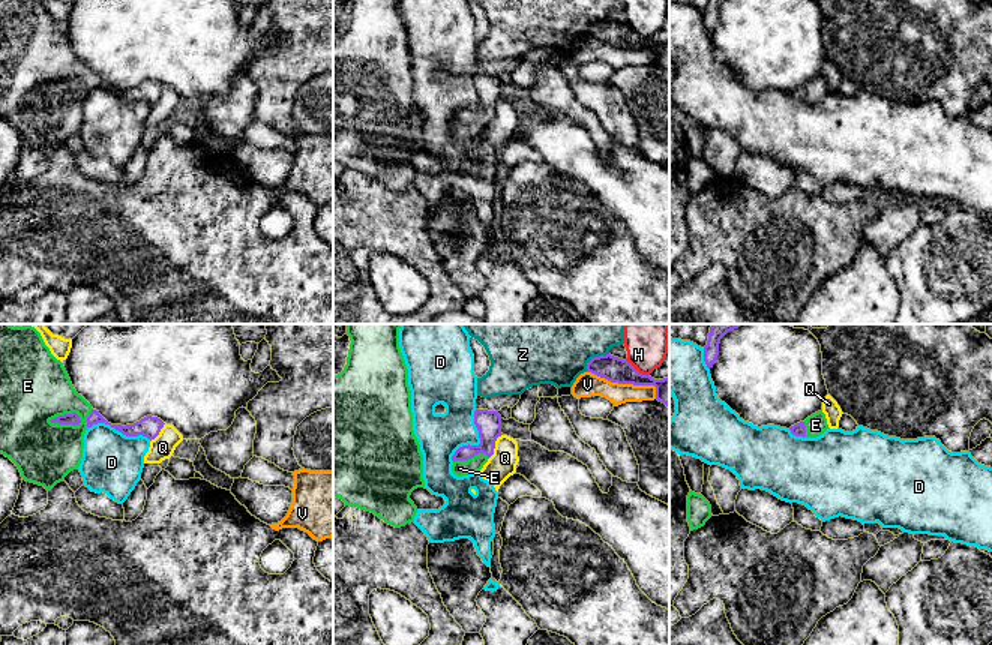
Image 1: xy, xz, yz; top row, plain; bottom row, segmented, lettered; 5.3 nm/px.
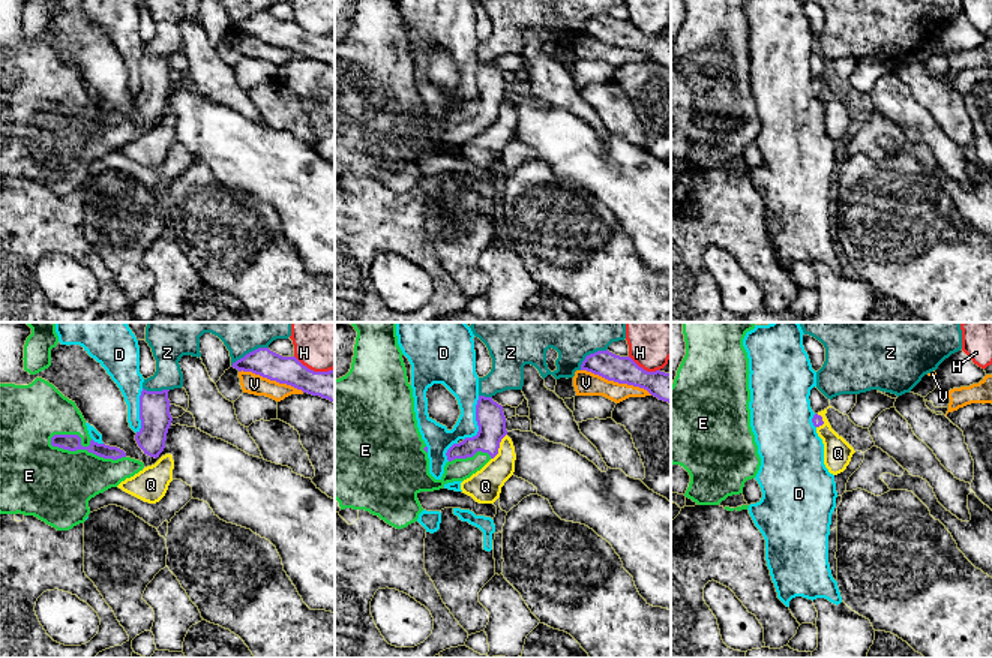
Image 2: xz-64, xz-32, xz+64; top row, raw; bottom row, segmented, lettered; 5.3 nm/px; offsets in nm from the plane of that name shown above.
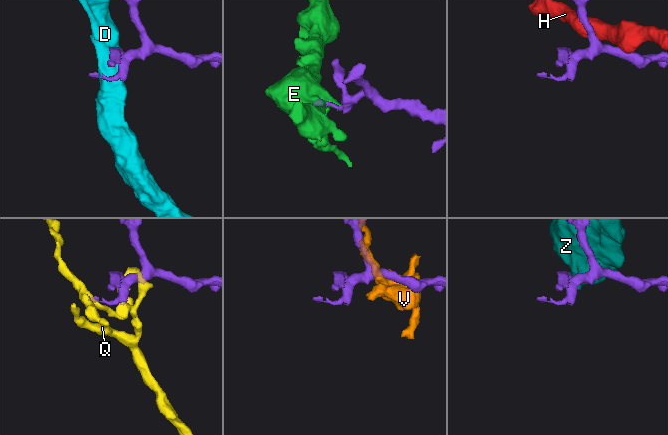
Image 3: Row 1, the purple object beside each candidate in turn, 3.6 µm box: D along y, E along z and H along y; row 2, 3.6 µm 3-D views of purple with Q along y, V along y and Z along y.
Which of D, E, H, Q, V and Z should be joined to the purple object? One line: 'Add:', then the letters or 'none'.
Add: E

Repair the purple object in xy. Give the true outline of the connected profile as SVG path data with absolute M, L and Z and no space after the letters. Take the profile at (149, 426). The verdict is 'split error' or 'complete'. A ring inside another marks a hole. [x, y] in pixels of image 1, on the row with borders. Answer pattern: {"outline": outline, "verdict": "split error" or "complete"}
{"outline": "M0 324L0 453L20 470L23 480L53 489L78 470L83 459L84 434L89 428L105 423L126 436L155 440L164 422L147 416L134 424L111 424L99 411L77 393L60 360L45 345L41 333L24 324Z", "verdict": "split error"}

